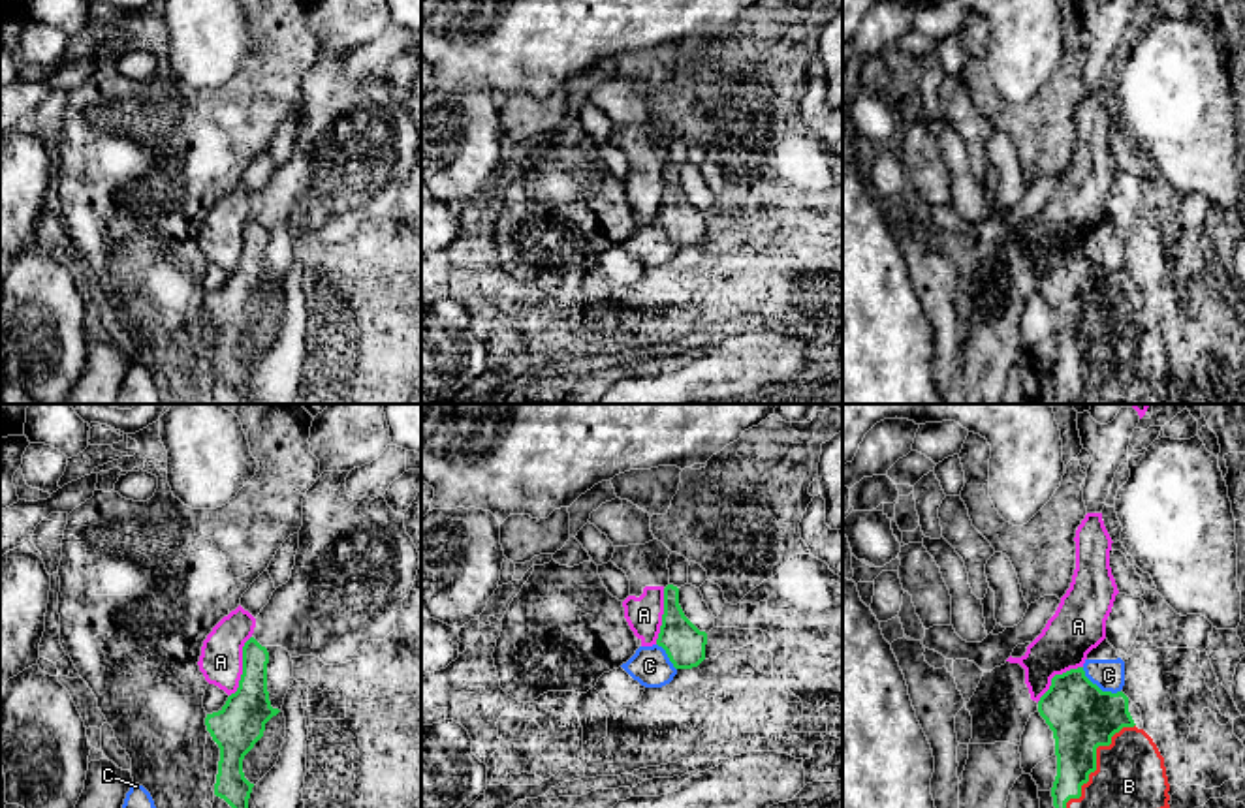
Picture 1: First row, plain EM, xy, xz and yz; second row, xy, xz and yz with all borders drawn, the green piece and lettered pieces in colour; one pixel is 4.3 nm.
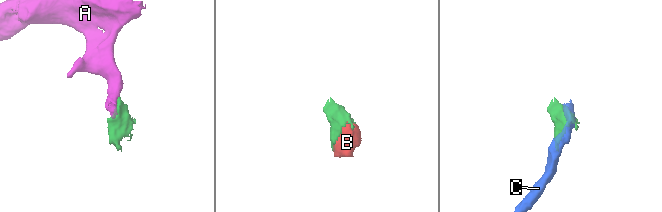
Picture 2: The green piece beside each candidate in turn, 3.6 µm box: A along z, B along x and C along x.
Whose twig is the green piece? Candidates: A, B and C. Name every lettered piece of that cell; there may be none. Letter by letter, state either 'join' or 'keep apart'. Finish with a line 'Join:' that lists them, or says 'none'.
A: keep apart
B: join
C: keep apart
Join: B

